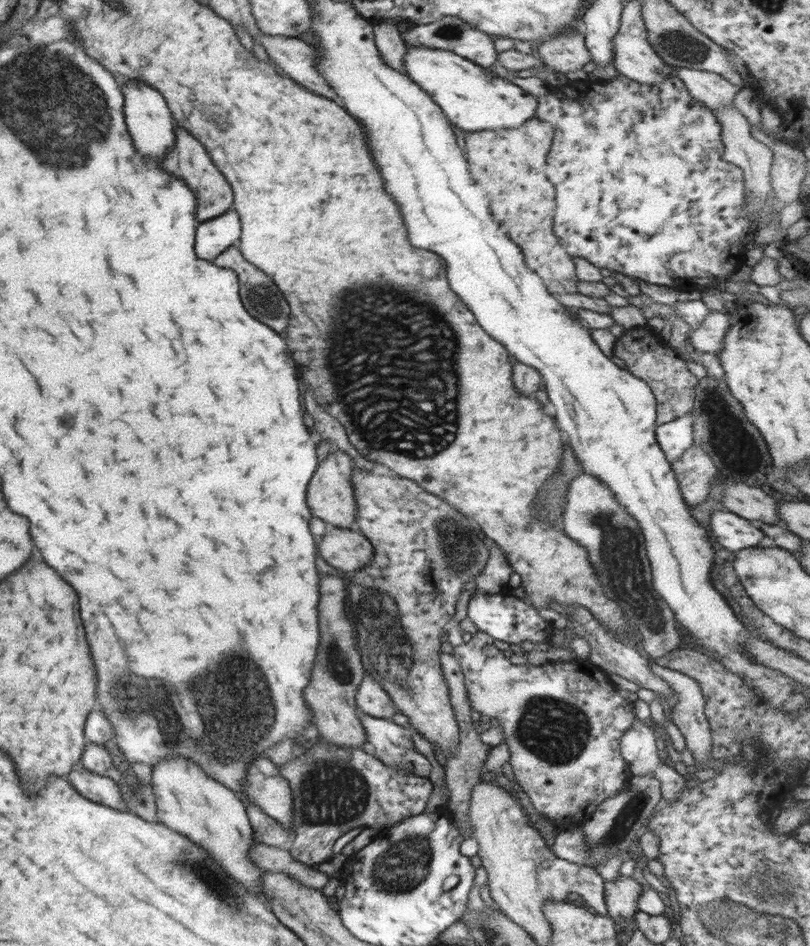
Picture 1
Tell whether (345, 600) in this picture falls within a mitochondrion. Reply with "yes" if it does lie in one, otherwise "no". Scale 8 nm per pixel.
yes

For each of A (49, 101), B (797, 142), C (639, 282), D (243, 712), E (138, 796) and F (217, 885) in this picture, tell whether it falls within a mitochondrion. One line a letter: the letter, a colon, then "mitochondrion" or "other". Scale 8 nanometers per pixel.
A: mitochondrion
B: other
C: other
D: mitochondrion
E: mitochondrion
F: mitochondrion

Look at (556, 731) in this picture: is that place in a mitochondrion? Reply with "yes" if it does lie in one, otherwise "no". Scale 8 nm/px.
yes

